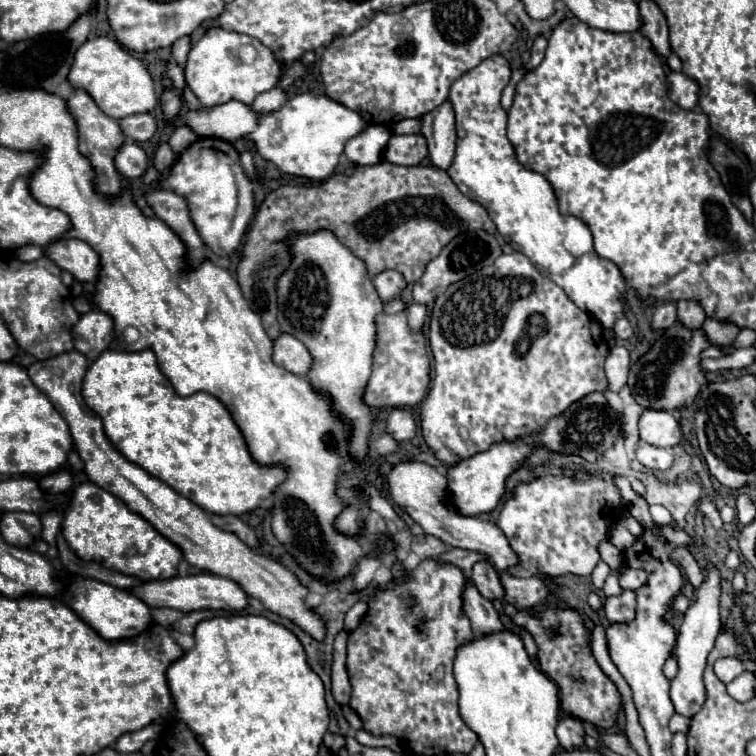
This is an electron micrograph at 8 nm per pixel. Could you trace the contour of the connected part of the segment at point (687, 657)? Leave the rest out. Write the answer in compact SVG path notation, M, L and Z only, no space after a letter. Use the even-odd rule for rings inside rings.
M709 566L709 572L705 576L705 582L701 588L695 588L695 596L691 606L685 612L685 620L679 628L677 634L677 646L675 646L675 658L679 662L679 672L671 680L671 700L675 706L675 712L687 718L693 718L705 704L707 700L707 690L703 684L703 670L707 664L707 656L715 646L715 638L721 630L721 620L719 620L719 572Z

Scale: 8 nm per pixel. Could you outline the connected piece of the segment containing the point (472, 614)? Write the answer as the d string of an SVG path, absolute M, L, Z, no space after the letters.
M471 582L463 592L463 610L471 620L471 628L475 636L487 636L487 632L503 632L503 630L515 632L501 622L495 606L489 600L485 600Z

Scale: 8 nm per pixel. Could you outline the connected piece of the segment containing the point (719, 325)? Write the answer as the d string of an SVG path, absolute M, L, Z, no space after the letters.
M707 318L707 320L703 322L703 332L705 332L707 340L709 340L713 346L725 348L725 346L733 344L735 336L739 334L739 328L733 326L733 324L727 324L727 322L719 322L719 320Z

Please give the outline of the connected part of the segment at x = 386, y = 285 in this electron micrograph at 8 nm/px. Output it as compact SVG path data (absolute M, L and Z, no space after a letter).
M385 270L385 272L377 274L373 278L373 284L375 284L375 290L377 290L379 298L383 300L383 304L391 302L393 298L399 298L403 288L407 286L403 276L399 272L395 272L395 270Z

